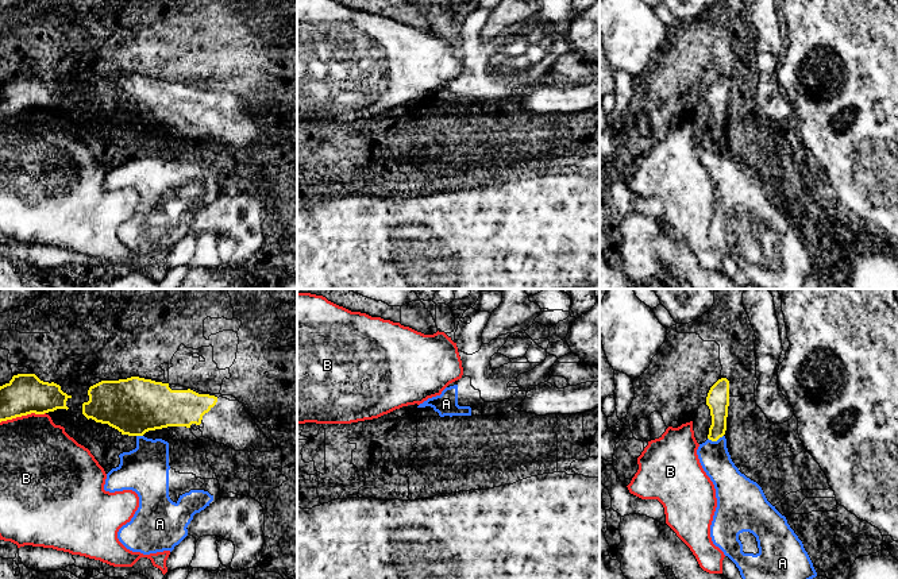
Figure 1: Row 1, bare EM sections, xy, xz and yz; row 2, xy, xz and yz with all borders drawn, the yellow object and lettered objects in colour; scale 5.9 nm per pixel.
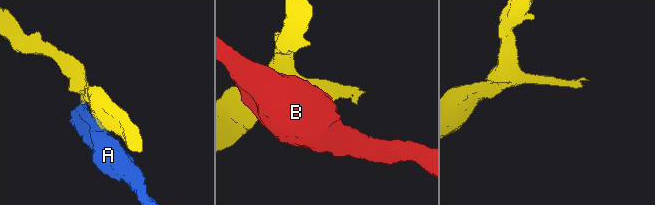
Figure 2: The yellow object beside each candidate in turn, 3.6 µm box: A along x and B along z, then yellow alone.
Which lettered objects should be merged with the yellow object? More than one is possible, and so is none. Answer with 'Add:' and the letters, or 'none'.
Add: none

